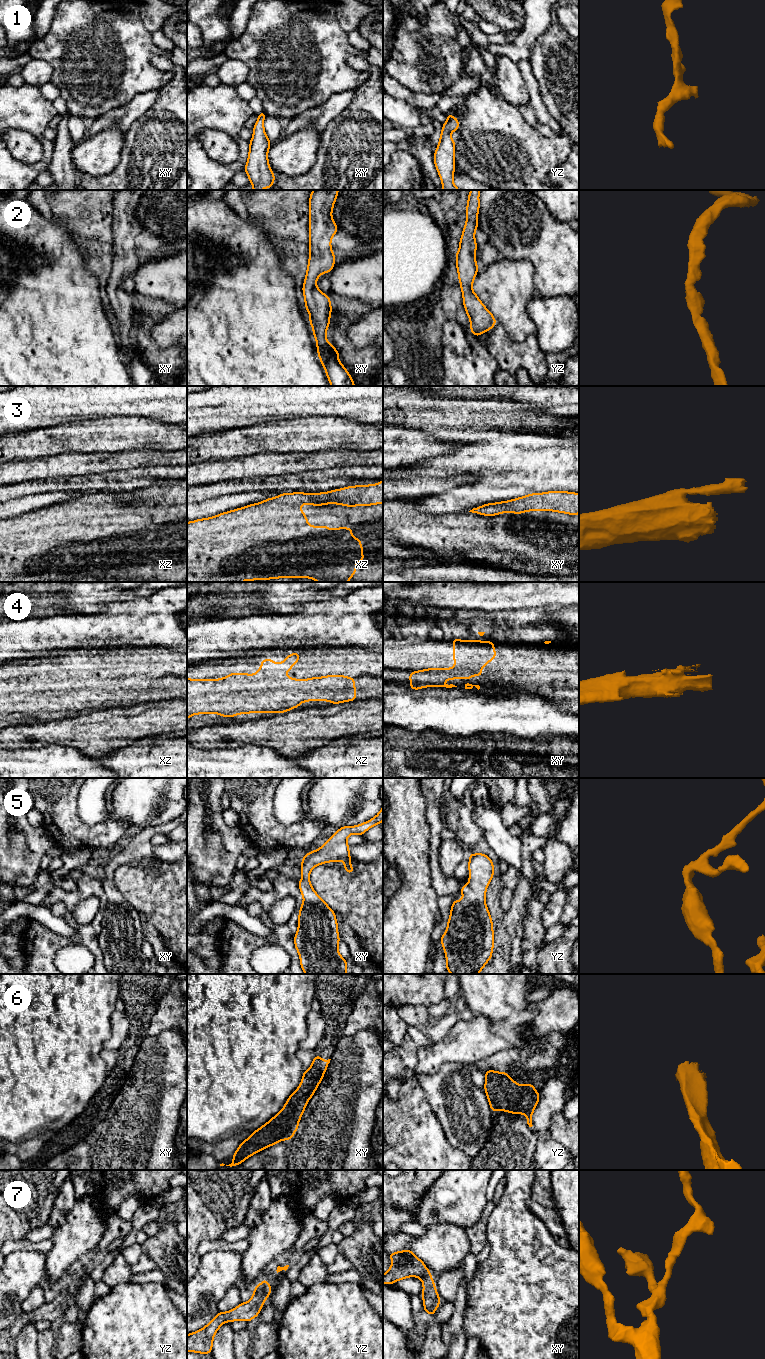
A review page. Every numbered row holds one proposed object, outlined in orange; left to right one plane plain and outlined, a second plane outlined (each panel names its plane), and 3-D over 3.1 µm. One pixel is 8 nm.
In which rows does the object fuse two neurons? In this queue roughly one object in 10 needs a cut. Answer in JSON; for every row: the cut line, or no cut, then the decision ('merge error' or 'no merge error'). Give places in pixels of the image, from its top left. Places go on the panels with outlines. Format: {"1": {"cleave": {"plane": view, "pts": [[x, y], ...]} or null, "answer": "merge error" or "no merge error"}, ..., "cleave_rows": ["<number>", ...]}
{"1": {"cleave": null, "answer": "no merge error"}, "2": {"cleave": null, "answer": "no merge error"}, "3": {"cleave": null, "answer": "no merge error"}, "4": {"cleave": null, "answer": "no merge error"}, "5": {"cleave": null, "answer": "no merge error"}, "6": {"cleave": null, "answer": "no merge error"}, "7": {"cleave": null, "answer": "no merge error"}, "cleave_rows": []}

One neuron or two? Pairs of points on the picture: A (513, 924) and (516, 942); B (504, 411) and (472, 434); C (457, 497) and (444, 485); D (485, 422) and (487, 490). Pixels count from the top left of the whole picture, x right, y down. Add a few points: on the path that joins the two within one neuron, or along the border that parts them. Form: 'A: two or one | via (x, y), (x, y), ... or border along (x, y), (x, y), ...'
A: one | via (514, 928), (516, 938)
B: one | via (496, 414), (492, 414), (480, 426)
C: two | border along (460, 484), (426, 496)
D: two | border along (508, 431), (494, 430), (463, 445)

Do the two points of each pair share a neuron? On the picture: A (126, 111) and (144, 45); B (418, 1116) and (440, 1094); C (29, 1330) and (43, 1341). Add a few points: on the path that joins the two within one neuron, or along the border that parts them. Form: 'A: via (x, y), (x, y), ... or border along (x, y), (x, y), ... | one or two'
A: border along (148, 90), (136, 94), (128, 102), (106, 112) | two
B: border along (419, 1083), (441, 1125) | two
C: border along (39, 1332), (37, 1348) | two

